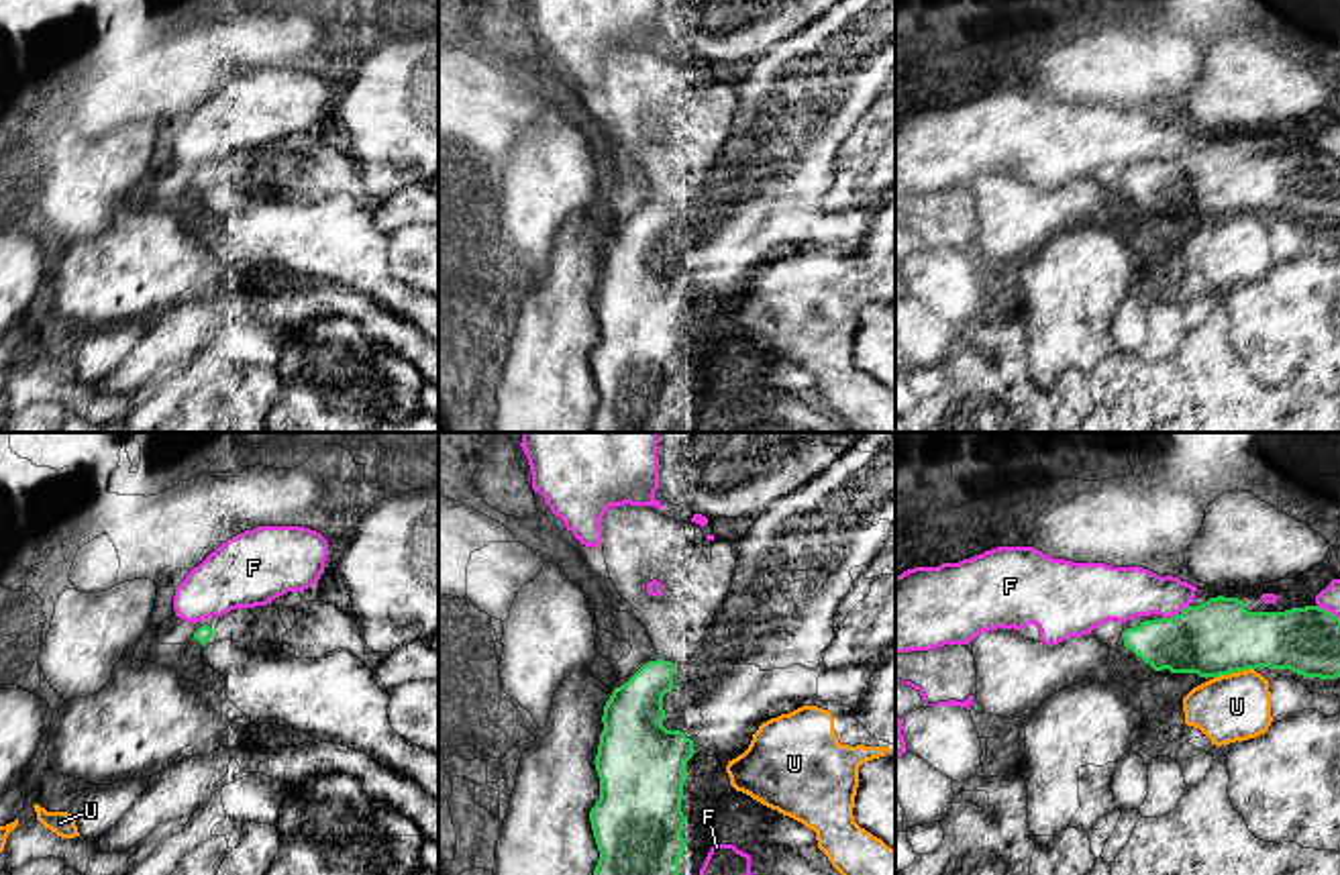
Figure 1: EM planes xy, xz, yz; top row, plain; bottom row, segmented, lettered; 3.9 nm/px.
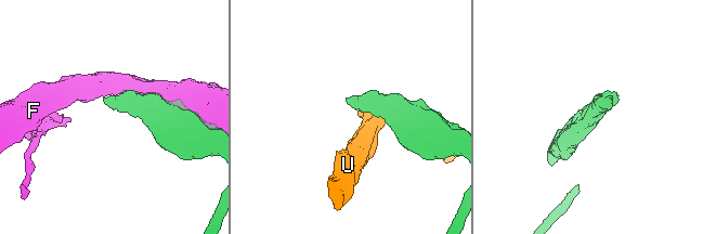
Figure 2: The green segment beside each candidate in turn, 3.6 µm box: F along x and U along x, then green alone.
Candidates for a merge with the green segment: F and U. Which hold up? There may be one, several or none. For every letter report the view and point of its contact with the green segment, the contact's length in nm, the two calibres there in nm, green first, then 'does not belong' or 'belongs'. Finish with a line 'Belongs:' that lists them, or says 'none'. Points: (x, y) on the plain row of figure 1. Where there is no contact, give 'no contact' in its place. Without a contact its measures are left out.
F: yz (1177, 158) | 120 nm | 300/220 nm | does not belong
U: yz (1232, 215) | 170 nm | 300/260 nm | does not belong
Belongs: none

